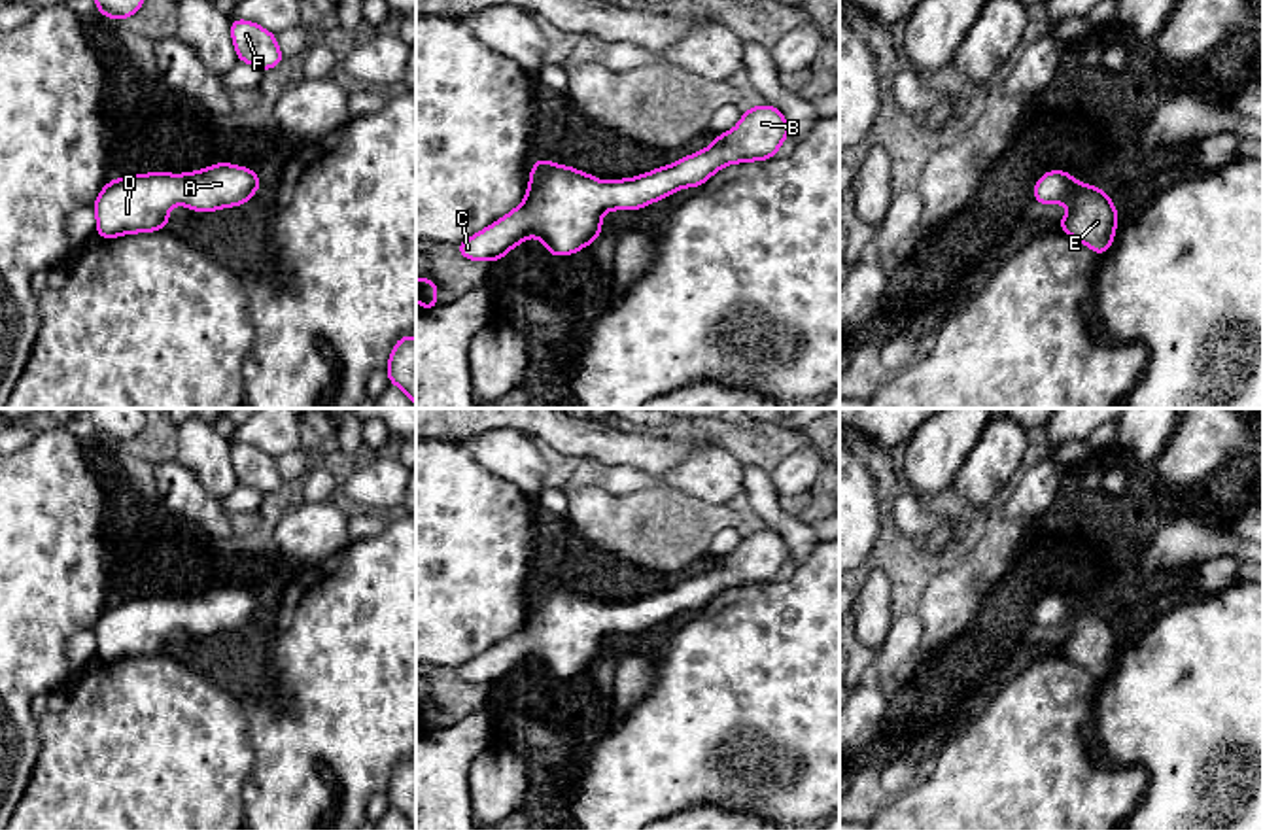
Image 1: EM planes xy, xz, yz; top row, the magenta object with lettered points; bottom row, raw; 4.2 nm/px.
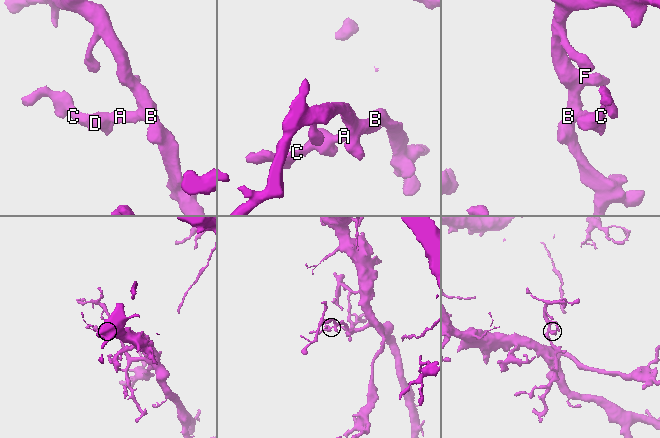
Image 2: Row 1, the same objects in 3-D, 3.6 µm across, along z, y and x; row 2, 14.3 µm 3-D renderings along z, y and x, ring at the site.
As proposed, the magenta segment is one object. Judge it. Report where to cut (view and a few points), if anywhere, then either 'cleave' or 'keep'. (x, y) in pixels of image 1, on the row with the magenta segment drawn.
no cut | keep

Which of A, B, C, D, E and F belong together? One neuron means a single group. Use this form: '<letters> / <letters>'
A B C D E F

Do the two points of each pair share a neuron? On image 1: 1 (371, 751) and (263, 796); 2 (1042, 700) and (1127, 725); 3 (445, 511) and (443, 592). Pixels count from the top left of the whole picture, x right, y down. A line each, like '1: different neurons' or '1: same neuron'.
1: same neuron
2: different neurons
3: same neuron

